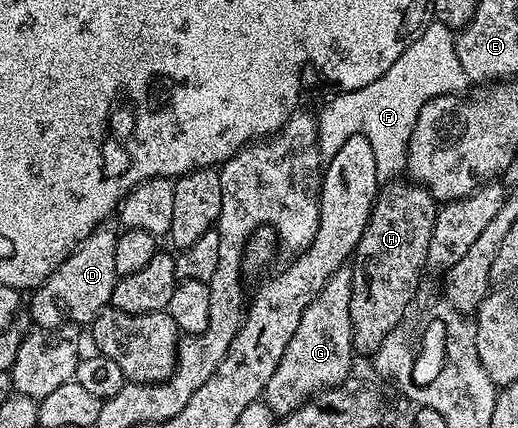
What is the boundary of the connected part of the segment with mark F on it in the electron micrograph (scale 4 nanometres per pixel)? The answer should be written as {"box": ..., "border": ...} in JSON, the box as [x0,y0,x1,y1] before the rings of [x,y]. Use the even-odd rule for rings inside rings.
{"box":[316,19,467,179],"border":[[[436,19],[430,20],[421,32],[409,42],[408,47],[395,59],[395,63],[375,83],[338,92],[321,113],[316,114],[317,144],[326,158],[342,152],[345,144],[356,133],[369,140],[373,152],[373,169],[381,179],[397,179],[406,172],[405,160],[409,150],[411,131],[423,103],[444,93],[456,94],[467,85],[463,67],[459,63],[454,30]]]}

